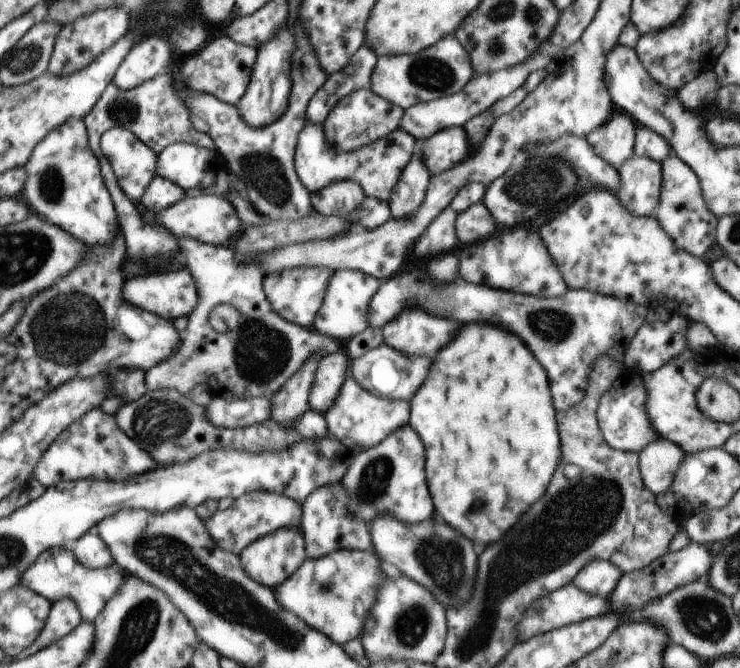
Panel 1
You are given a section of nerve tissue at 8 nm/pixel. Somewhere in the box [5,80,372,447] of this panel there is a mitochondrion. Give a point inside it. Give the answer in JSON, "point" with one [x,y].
{"point":[260,351]}

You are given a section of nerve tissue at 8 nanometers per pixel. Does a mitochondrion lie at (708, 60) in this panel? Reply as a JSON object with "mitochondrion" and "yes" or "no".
{"mitochondrion":"no"}

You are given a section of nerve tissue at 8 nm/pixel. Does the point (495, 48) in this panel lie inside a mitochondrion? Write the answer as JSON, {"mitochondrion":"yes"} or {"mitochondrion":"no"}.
{"mitochondrion":"yes"}

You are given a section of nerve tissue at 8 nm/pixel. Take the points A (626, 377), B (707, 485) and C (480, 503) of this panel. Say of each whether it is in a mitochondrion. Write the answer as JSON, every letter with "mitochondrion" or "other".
{"A":"other","B":"mitochondrion","C":"mitochondrion"}

